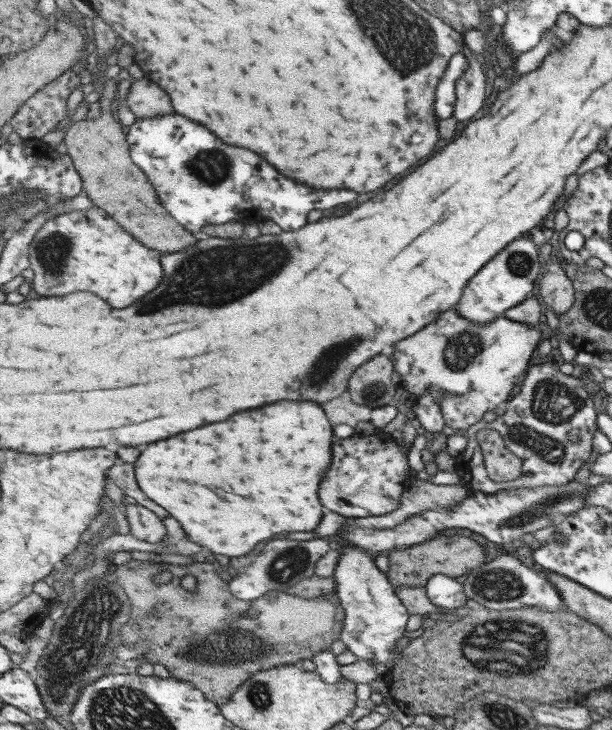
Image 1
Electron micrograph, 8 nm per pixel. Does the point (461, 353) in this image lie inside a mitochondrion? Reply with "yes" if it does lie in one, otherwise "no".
yes

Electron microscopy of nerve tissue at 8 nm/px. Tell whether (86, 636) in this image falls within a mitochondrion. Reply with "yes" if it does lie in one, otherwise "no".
yes

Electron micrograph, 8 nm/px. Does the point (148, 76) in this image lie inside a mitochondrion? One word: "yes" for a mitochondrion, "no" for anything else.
no

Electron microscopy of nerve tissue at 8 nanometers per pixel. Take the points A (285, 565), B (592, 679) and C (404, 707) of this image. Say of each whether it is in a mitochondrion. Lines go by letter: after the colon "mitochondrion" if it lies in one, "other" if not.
A: mitochondrion
B: other
C: other

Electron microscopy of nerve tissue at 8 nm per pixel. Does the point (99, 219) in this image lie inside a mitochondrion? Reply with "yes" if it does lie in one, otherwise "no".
no

